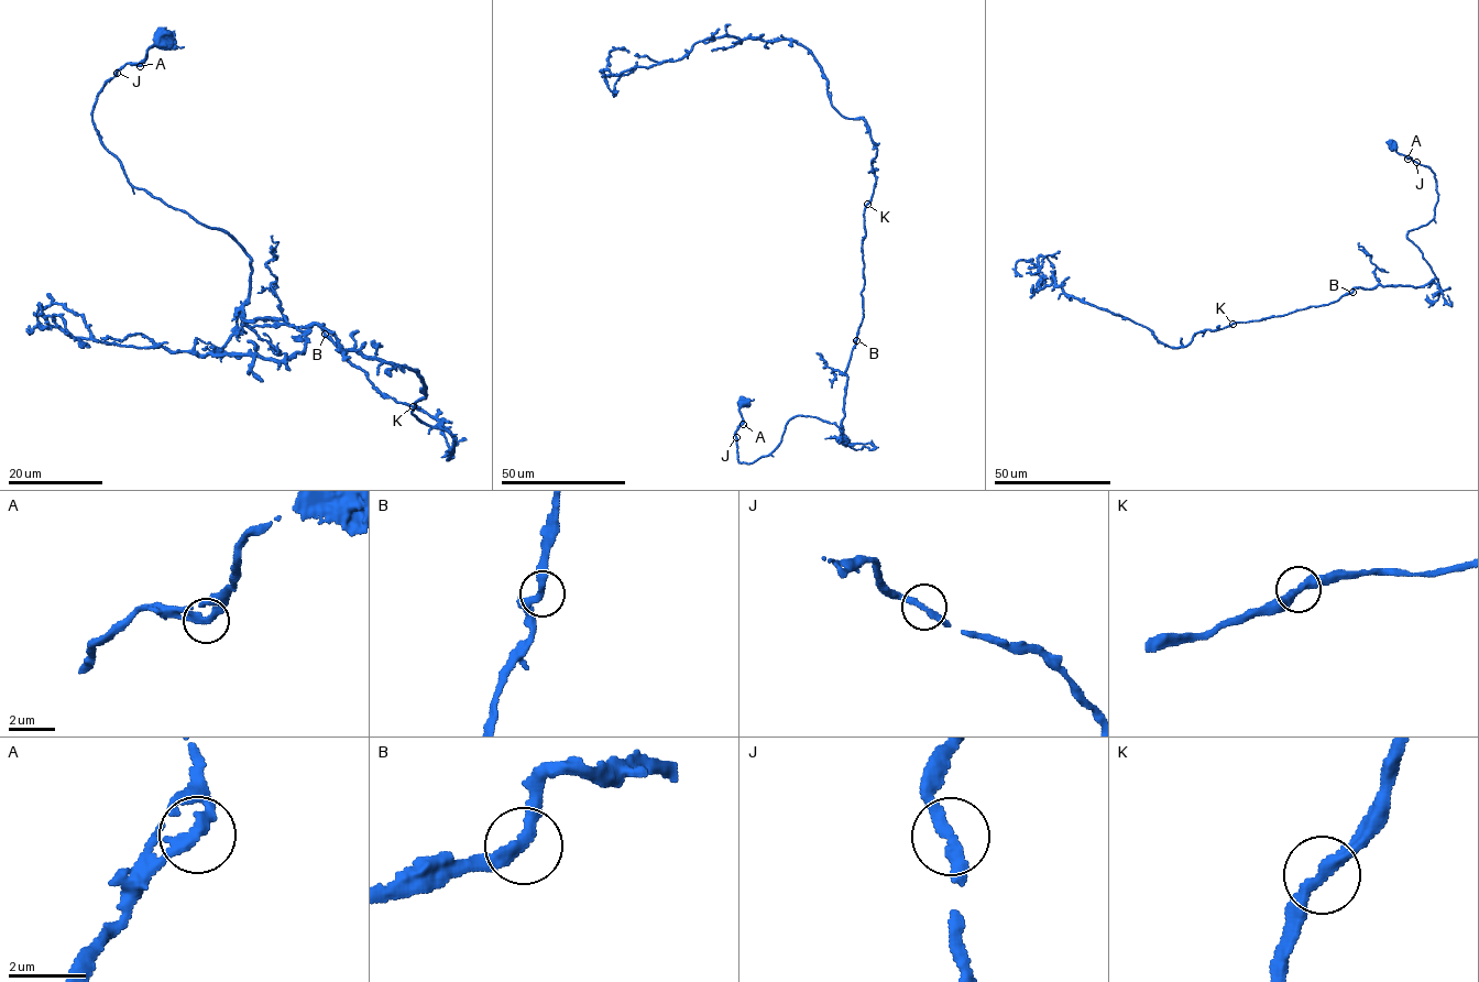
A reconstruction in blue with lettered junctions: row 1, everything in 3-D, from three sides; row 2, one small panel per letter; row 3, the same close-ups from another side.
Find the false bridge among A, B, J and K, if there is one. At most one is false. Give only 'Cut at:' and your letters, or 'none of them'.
Cut at: none of them

